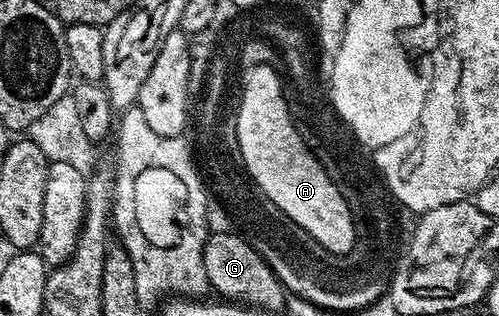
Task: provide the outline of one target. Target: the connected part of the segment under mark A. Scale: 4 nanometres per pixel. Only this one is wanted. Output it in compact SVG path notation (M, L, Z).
M267 63L249 67L243 72L243 91L237 109L236 132L242 149L244 170L314 241L318 241L335 255L347 255L355 245L355 227L350 209L339 192L338 186L327 175L318 157L311 151L303 134L291 119L284 96L284 85L279 70Z

